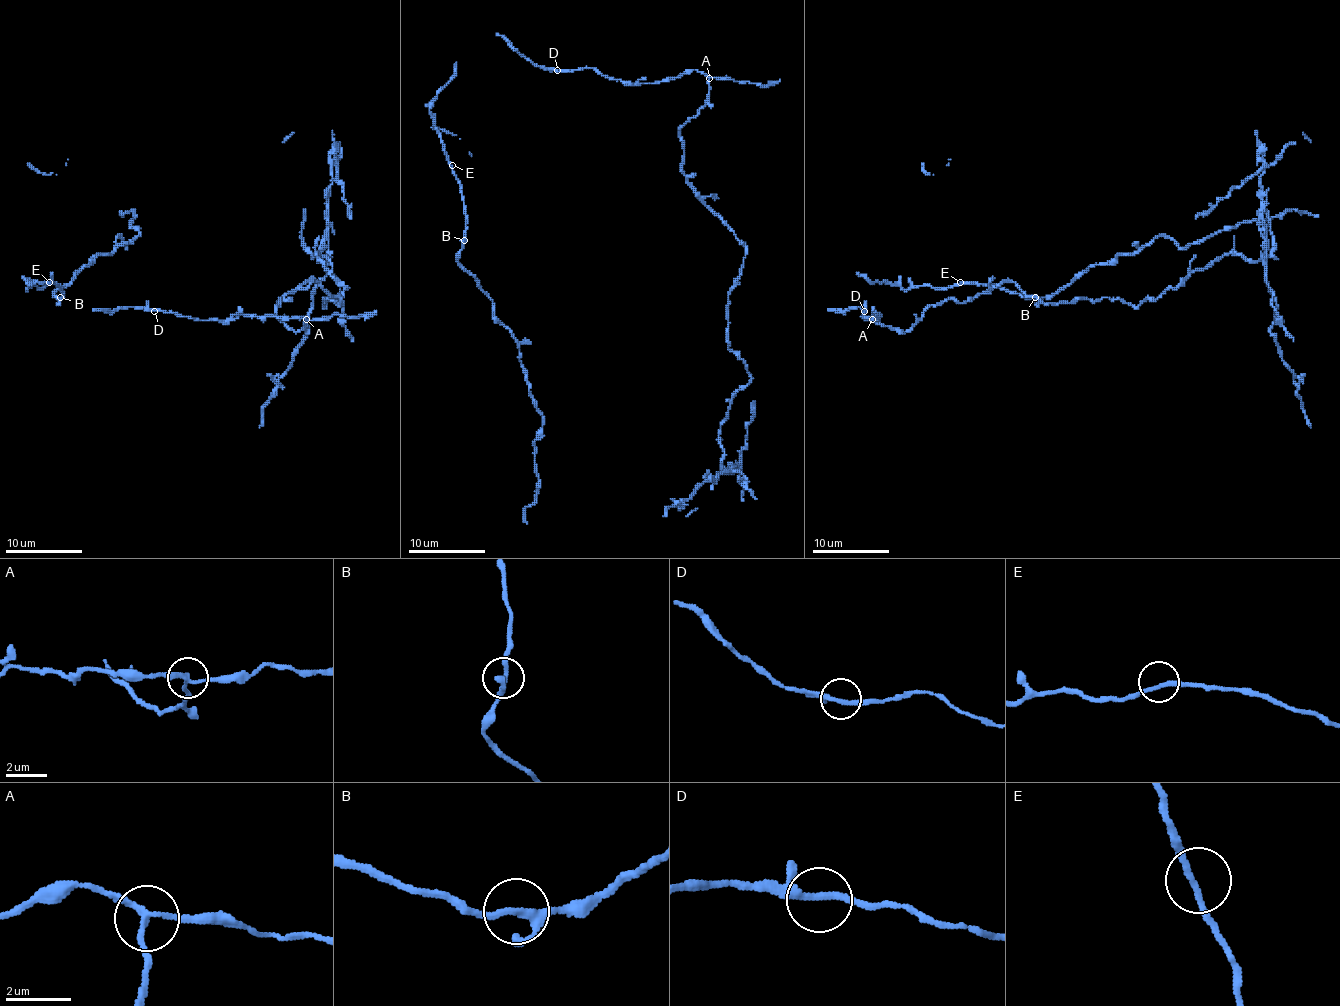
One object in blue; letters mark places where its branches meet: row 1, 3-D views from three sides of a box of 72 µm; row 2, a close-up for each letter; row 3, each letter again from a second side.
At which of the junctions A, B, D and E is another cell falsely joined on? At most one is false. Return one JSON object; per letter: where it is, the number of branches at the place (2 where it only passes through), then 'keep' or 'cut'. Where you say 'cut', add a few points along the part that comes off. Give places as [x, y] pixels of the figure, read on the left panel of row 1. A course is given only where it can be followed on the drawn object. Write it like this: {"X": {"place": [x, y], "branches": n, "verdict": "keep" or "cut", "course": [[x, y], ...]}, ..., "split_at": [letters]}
{"A": {"place": [306, 319], "branches": 3, "verdict": "cut"}, "B": {"place": [60, 297], "branches": 3, "verdict": "keep"}, "D": {"place": [154, 311], "branches": 3, "verdict": "keep"}, "E": {"place": [49, 282], "branches": 2, "verdict": "keep"}, "split_at": ["A"]}

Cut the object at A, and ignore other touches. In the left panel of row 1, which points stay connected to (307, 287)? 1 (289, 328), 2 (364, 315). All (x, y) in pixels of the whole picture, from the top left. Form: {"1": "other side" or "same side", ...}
{"1": "same side", "2": "other side"}

